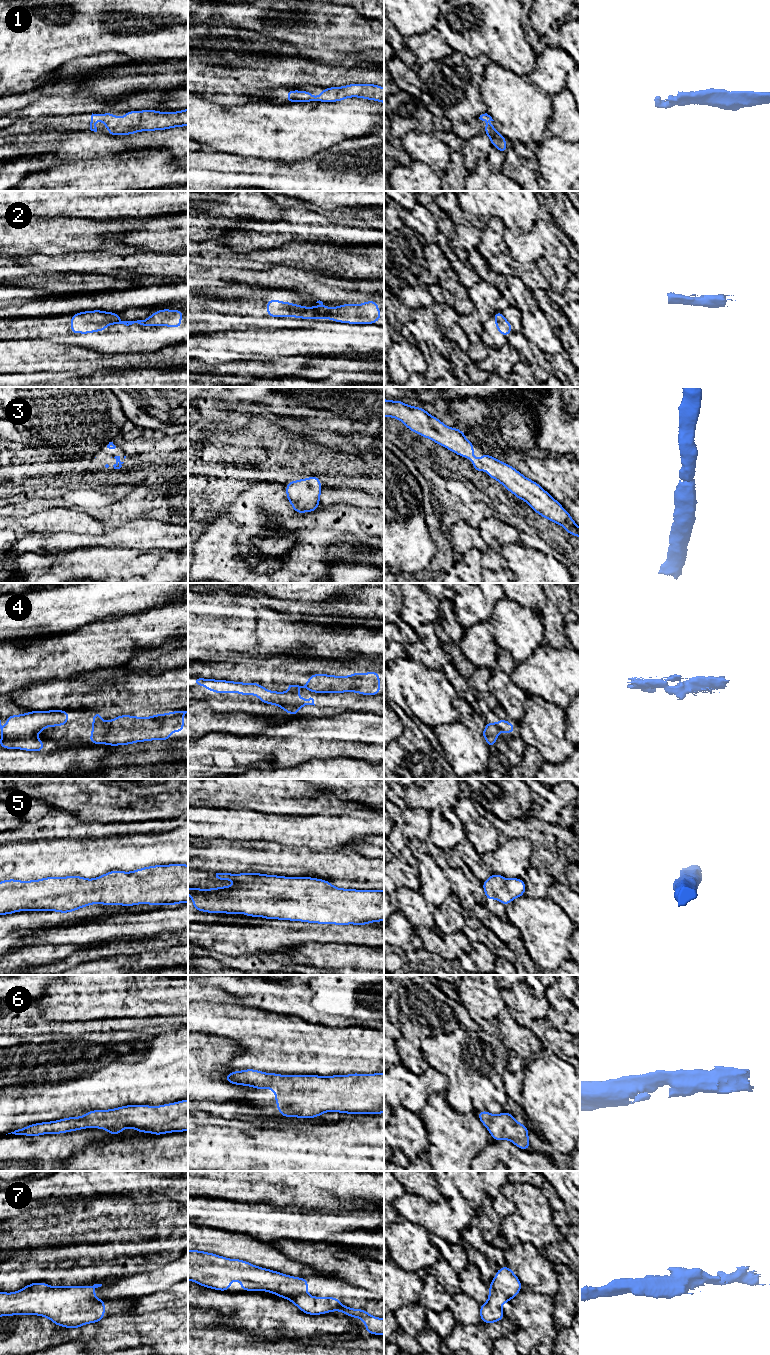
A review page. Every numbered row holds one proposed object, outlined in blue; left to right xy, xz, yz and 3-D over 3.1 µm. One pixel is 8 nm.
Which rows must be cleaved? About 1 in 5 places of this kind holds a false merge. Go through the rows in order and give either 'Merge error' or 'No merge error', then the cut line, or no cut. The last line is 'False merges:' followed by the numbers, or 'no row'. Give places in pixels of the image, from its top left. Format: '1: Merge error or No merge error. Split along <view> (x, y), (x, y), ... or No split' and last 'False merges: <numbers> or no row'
1: No merge error. No split
2: No merge error. No split
3: No merge error. No split
4: Merge error. Split along yz (487, 721), (499, 730)
5: No merge error. No split
6: No merge error. No split
7: No merge error. No split
False merges: 4

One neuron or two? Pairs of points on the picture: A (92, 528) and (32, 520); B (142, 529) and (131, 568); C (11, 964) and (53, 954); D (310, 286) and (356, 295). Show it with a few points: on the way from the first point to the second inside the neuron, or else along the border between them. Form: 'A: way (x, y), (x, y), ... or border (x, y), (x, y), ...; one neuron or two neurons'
A: way (77, 522), (72, 520), (47, 520); one neuron
B: border (112, 549), (160, 549); two neurons
C: way (21, 959), (26, 956), (43, 954); one neuron
D: way (321, 287), (345, 290); one neuron

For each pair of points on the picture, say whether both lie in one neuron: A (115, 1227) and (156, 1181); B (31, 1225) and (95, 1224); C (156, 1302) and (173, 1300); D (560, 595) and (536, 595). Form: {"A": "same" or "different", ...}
{"A": "different", "B": "same", "C": "same", "D": "different"}

